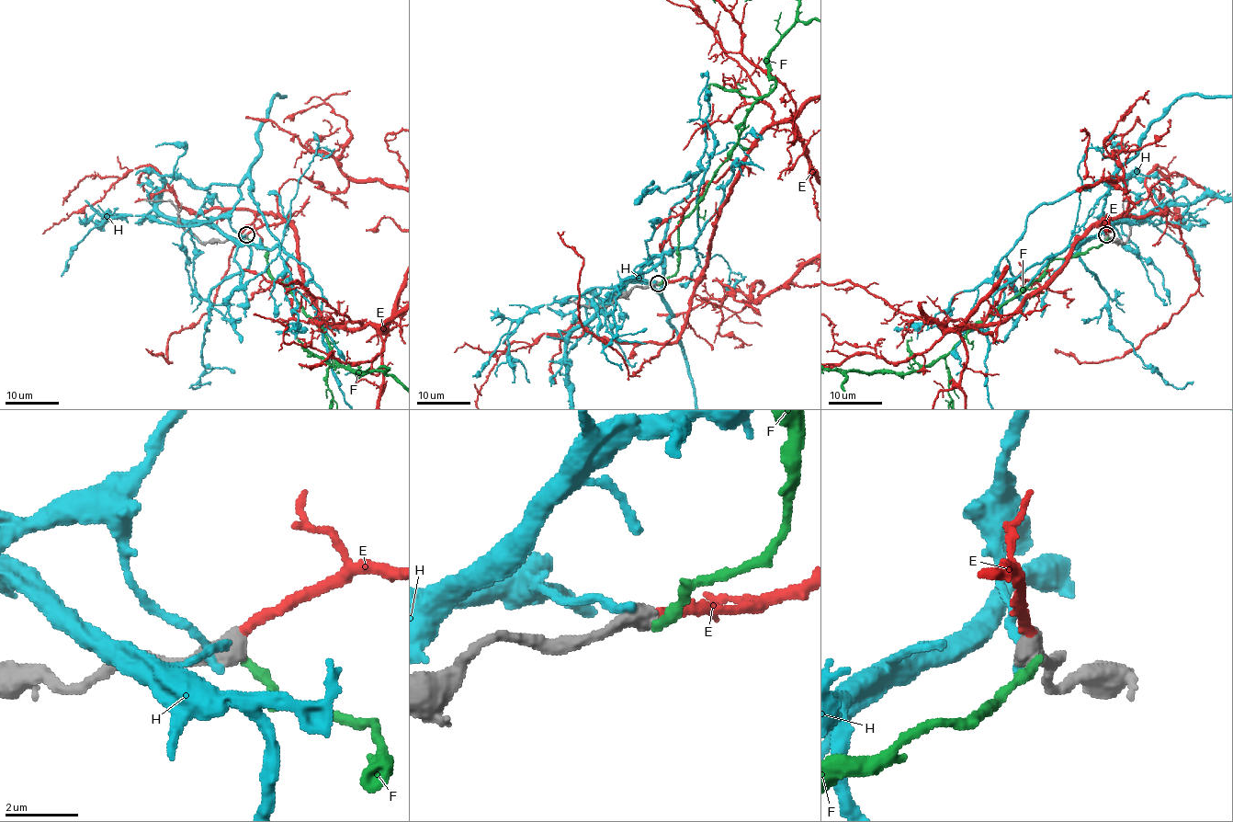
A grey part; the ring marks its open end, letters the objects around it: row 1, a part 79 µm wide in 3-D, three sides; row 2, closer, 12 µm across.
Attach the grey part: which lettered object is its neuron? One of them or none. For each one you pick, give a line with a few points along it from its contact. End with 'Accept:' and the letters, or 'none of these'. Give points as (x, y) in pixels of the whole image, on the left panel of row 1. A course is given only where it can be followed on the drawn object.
Accept: E

